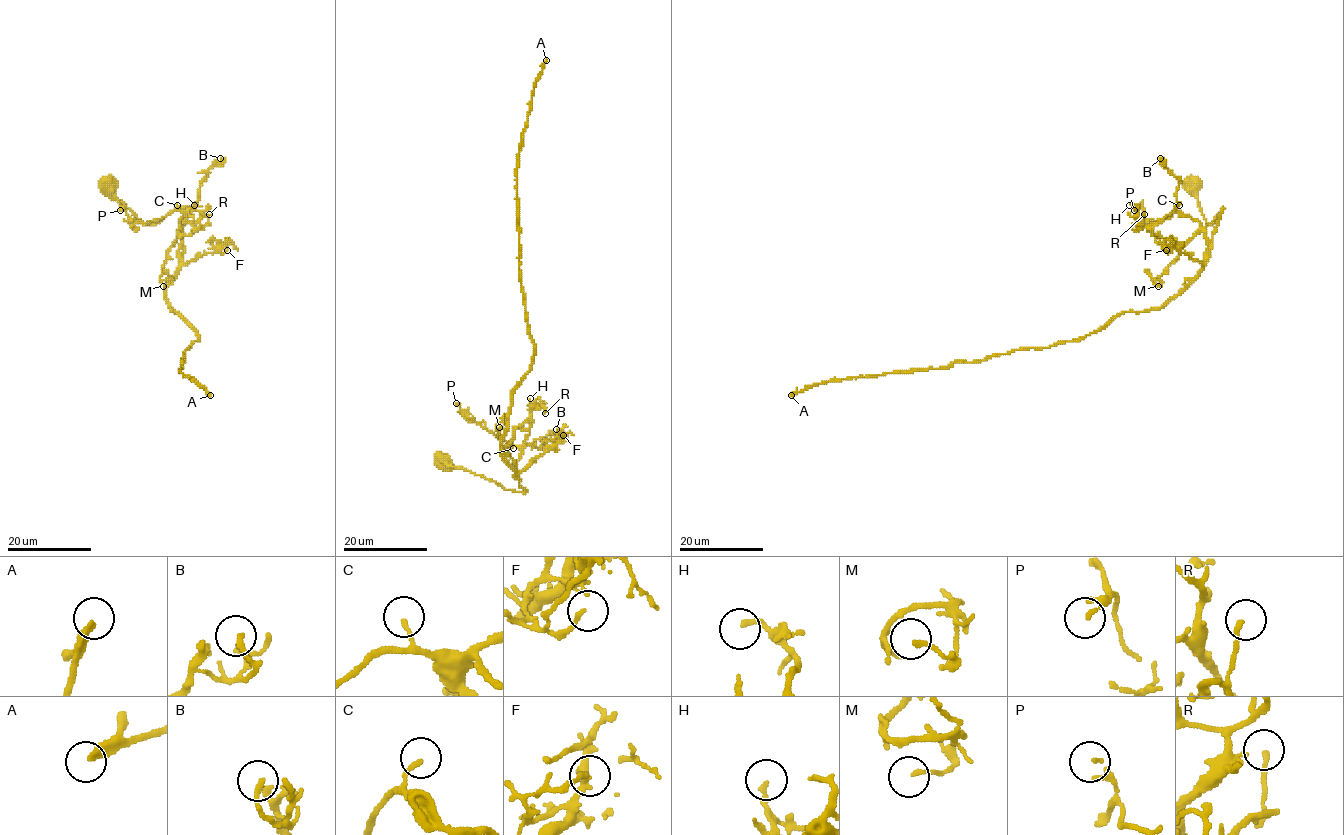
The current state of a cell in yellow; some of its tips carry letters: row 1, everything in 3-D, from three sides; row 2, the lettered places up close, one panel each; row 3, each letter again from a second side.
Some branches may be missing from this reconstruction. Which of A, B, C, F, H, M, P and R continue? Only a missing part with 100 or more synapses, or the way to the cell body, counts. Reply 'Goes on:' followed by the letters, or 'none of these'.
Goes on: A

